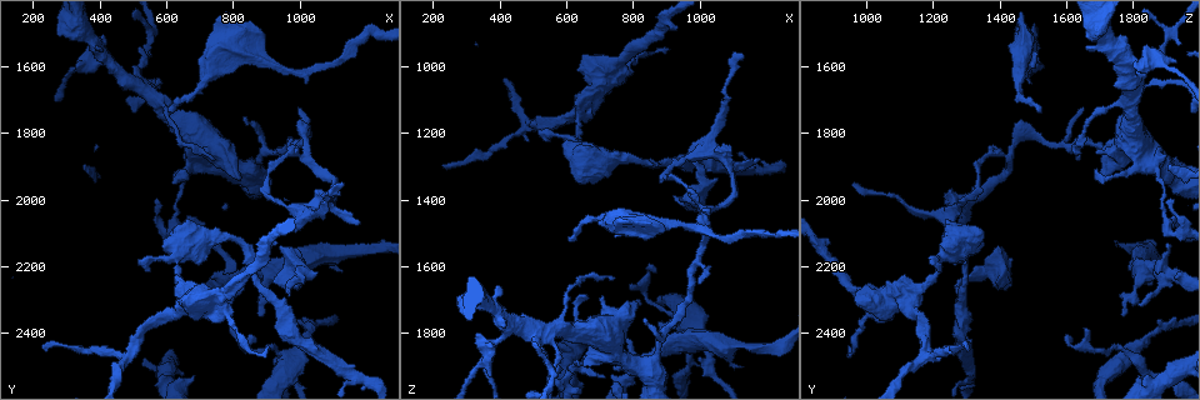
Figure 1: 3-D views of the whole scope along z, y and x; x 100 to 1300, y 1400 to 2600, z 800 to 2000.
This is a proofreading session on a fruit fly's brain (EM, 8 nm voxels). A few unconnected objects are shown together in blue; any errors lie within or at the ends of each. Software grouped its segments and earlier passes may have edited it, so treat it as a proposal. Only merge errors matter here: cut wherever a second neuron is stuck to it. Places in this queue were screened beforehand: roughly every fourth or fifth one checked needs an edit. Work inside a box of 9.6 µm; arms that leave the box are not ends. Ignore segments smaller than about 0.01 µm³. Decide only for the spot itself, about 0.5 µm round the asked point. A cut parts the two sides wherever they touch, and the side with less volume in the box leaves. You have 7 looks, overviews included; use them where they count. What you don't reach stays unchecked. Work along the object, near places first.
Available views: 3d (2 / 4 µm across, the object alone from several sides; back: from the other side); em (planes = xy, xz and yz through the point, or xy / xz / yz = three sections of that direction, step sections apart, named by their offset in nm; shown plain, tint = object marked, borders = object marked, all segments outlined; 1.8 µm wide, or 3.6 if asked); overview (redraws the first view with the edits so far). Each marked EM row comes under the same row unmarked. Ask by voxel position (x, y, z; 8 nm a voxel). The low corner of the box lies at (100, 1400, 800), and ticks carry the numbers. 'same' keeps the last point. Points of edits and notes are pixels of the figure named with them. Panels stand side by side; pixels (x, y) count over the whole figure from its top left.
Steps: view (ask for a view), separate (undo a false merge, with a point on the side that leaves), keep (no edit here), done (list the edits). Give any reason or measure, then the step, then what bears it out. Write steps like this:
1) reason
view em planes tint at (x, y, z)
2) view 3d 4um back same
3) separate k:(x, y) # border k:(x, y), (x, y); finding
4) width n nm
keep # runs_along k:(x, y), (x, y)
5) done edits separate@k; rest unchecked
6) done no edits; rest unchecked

sudden change in width
view em planes tint at (980, 2470, 1770)

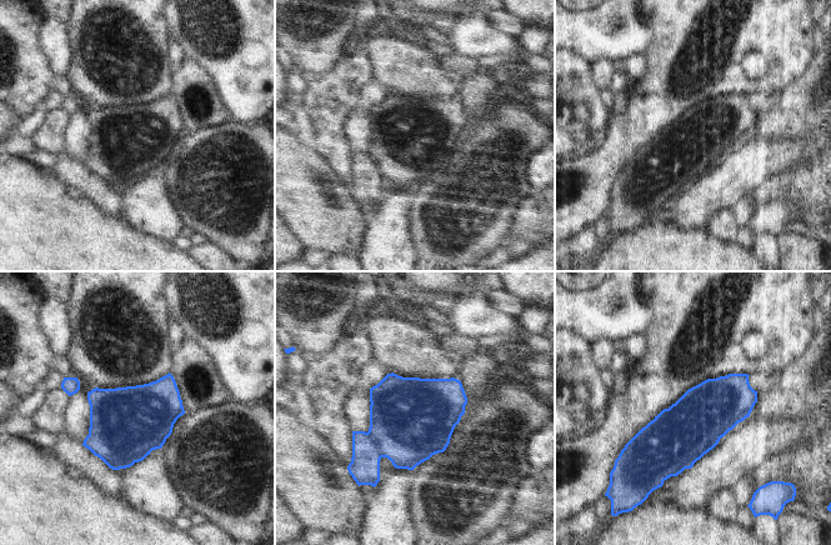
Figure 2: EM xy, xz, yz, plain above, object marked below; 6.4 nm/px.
width 380 nm
separate 2:(409, 423) # border 2:(368, 431), (375, 440), (383, 456); two neurons meet here

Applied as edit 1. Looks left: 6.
see it whole again
view overview

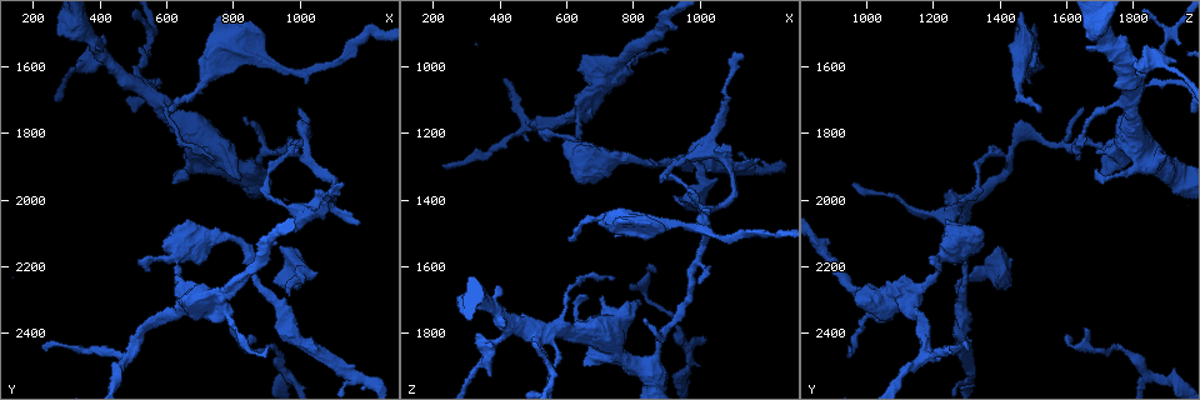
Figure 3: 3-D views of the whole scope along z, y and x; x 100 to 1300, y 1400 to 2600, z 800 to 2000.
three arms meet
view em planes borders at (480, 2460, 1180)

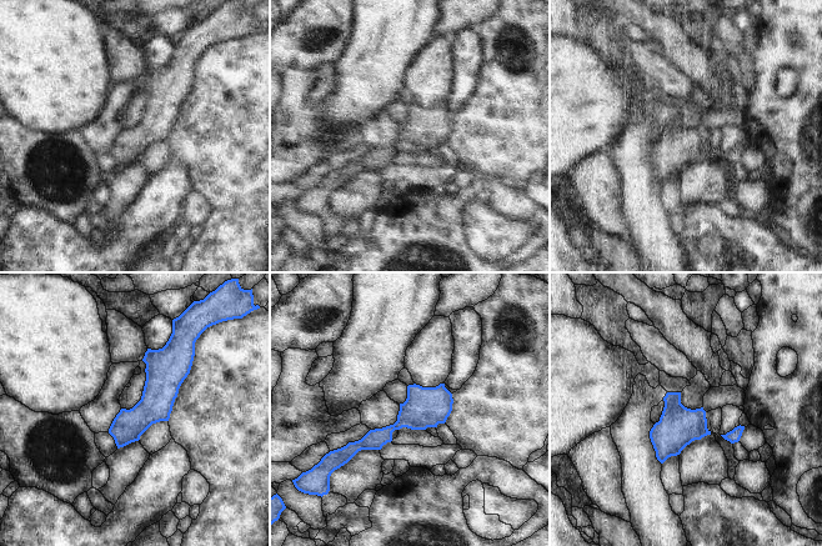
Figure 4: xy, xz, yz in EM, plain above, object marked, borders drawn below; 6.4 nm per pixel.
keep # runs_along 4:(449, 396), (346, 451); one neuron here

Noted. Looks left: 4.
thick turns thin
view em planes tint at (800, 2380, 990)

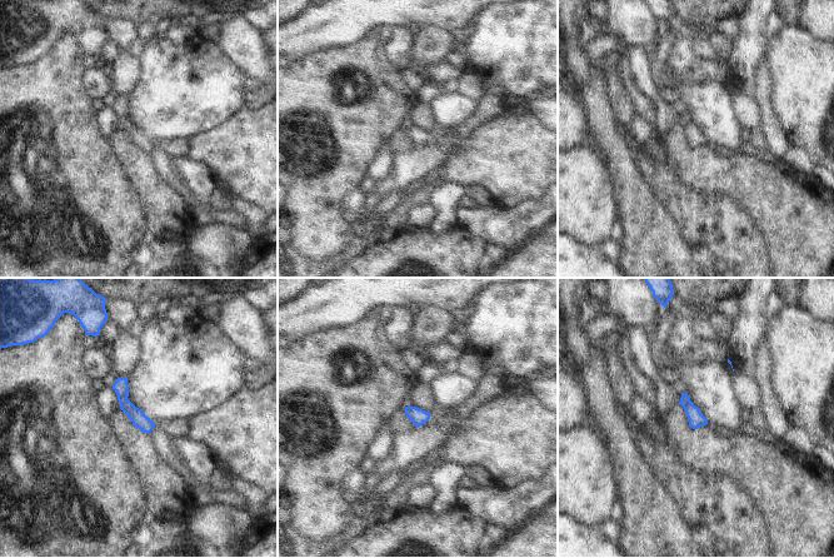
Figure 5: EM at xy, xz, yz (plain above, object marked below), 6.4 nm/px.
keep # one neuron here

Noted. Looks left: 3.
done edits separate@2; rest unchecked

